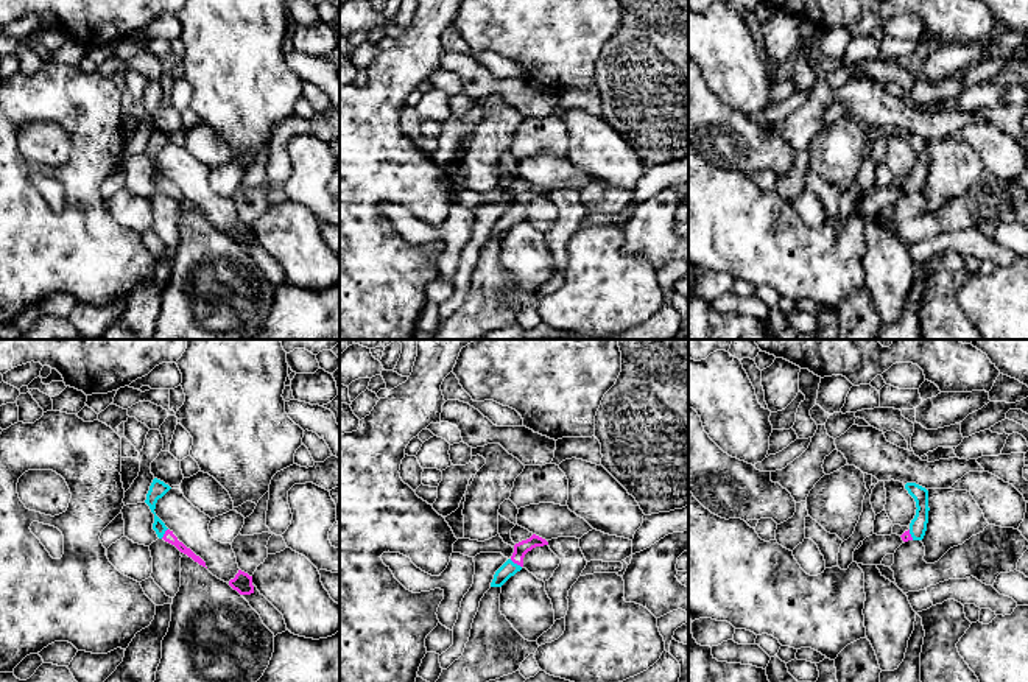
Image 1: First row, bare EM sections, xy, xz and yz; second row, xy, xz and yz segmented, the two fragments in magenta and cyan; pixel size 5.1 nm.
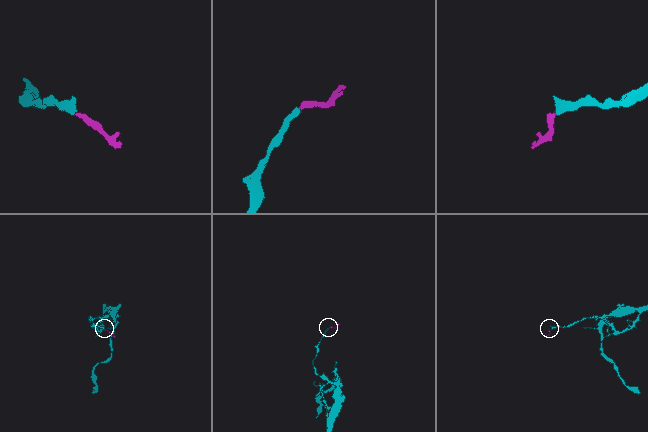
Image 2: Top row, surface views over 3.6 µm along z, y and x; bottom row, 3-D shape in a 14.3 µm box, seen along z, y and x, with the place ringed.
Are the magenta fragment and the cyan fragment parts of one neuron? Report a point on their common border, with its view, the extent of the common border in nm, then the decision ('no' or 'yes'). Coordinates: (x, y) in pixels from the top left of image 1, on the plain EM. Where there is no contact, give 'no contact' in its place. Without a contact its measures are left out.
contact xz (516, 214); length 80 nm; yes

